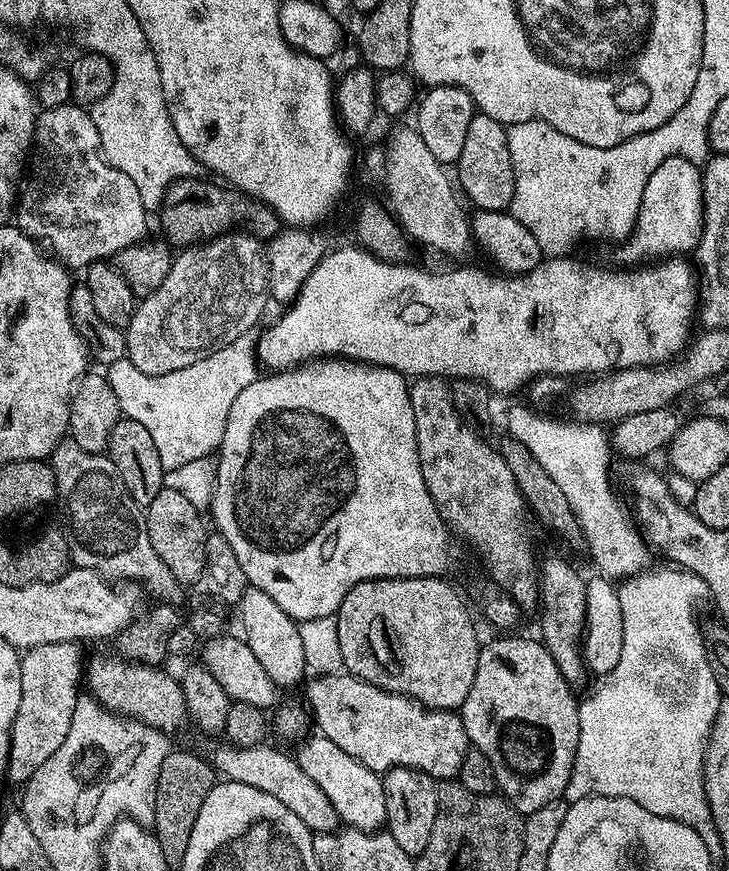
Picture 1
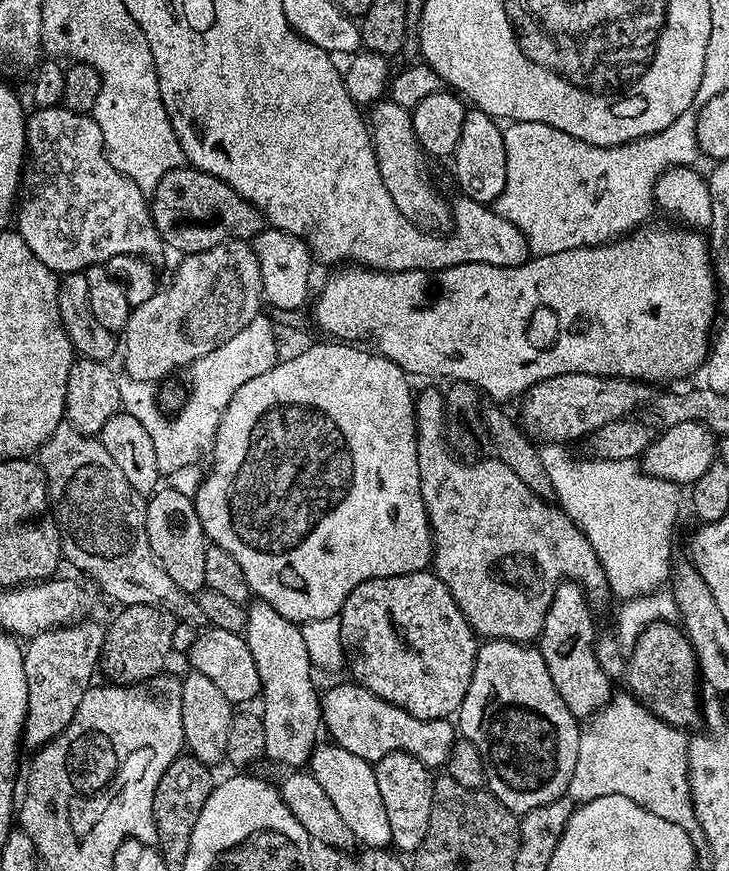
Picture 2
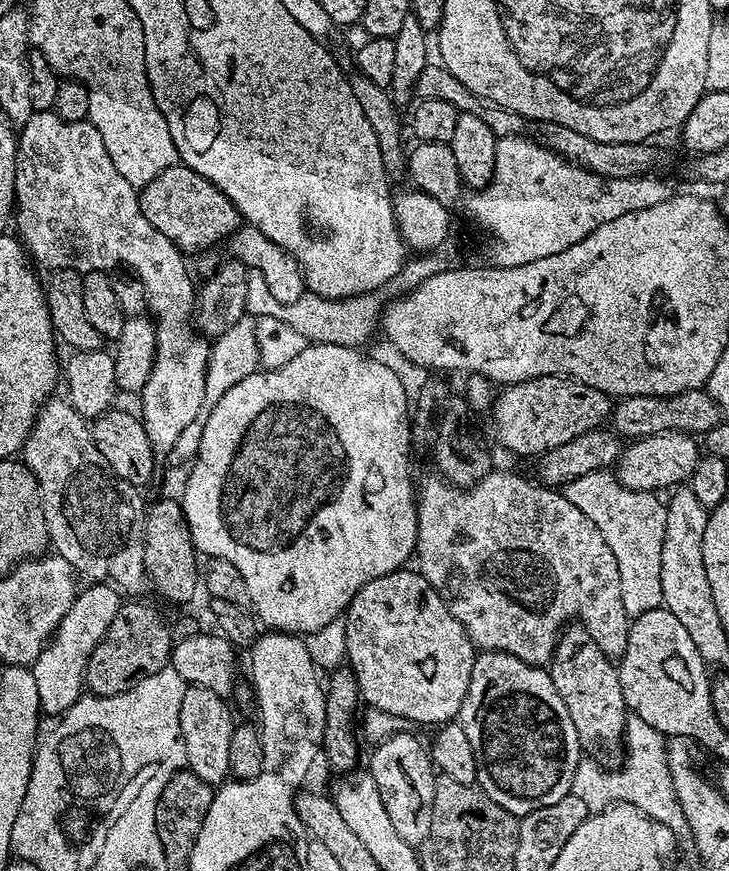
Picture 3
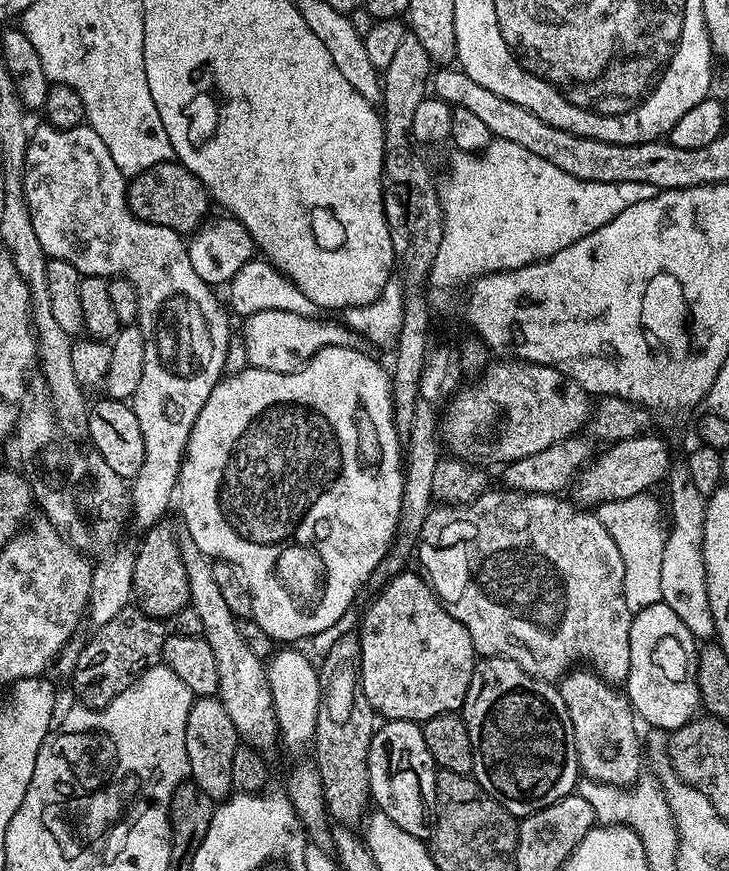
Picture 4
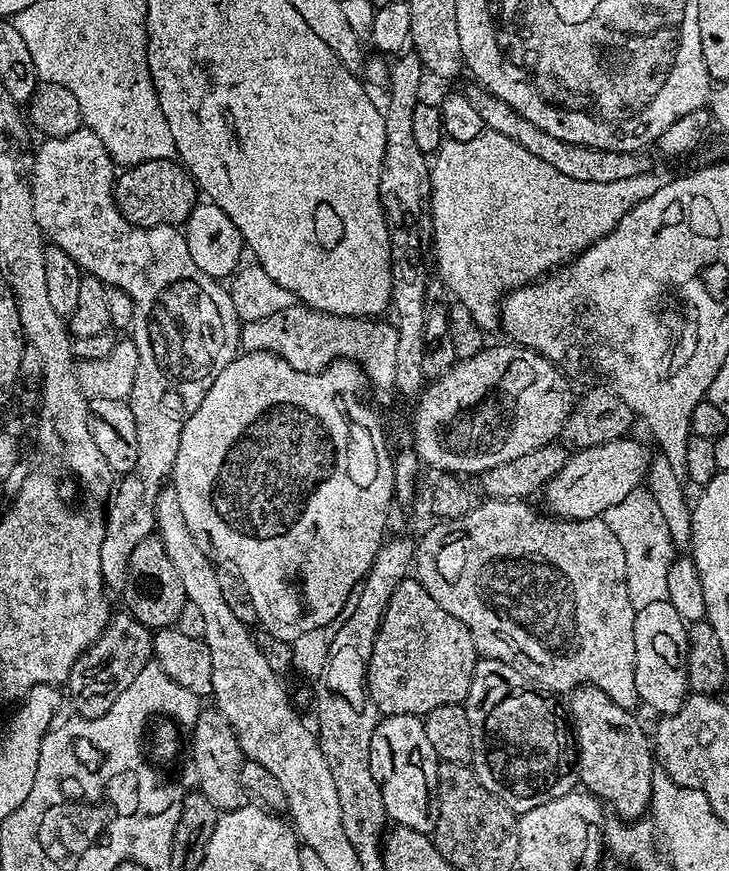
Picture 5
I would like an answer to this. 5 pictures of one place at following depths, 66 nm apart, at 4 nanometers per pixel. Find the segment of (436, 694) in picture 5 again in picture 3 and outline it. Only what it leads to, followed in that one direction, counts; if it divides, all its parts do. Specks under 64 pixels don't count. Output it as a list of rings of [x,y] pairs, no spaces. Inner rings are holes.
[[[401,570],[382,574],[382,578],[374,578],[370,582],[366,582],[366,586],[362,586],[362,590],[358,590],[358,594],[354,594],[354,598],[347,606],[346,615],[343,617],[346,626],[346,650],[348,651],[346,664],[356,676],[356,686],[360,690],[361,701],[367,707],[386,710],[386,714],[394,714],[409,725],[432,724],[431,726],[439,726],[455,721],[459,717],[460,707],[466,698],[466,690],[470,690],[470,674],[478,652],[472,639],[466,634],[462,622],[458,622],[458,618],[454,618],[454,614],[448,608],[448,600],[442,595],[440,589],[434,587],[418,570],[408,571]]]

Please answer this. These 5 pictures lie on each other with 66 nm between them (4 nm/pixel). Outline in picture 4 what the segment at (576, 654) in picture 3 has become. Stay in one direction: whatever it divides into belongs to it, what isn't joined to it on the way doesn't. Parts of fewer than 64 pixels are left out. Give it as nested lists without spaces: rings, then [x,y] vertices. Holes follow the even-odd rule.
[[[579,668],[569,670],[558,687],[570,714],[580,771],[597,784],[631,786],[642,775],[640,736],[636,733],[638,717],[623,691],[603,680],[594,670]]]

